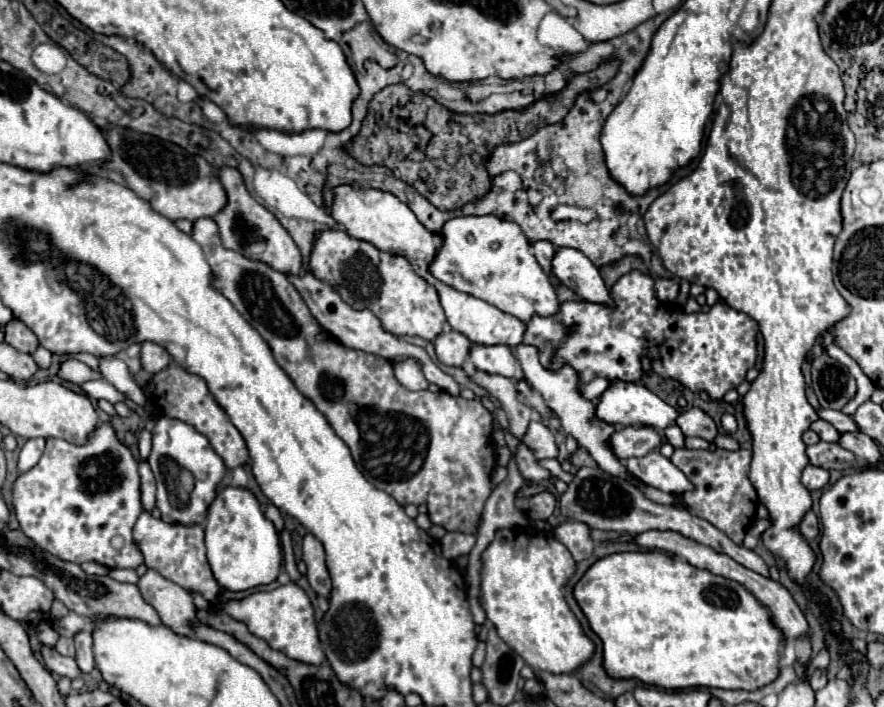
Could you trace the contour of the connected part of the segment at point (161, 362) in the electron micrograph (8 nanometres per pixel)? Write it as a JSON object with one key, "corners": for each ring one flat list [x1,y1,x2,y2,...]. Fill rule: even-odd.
{"corners":[[142,342,140,362,142,362,142,368,144,368,148,374,156,374,156,372,160,372,160,370,164,370,164,368,168,366,170,354,168,354,160,344]]}

